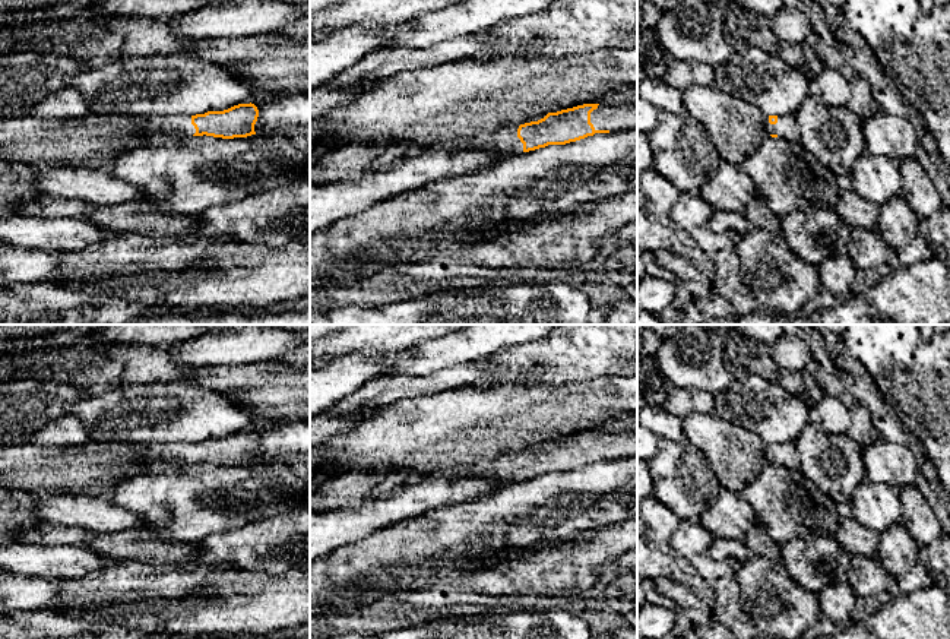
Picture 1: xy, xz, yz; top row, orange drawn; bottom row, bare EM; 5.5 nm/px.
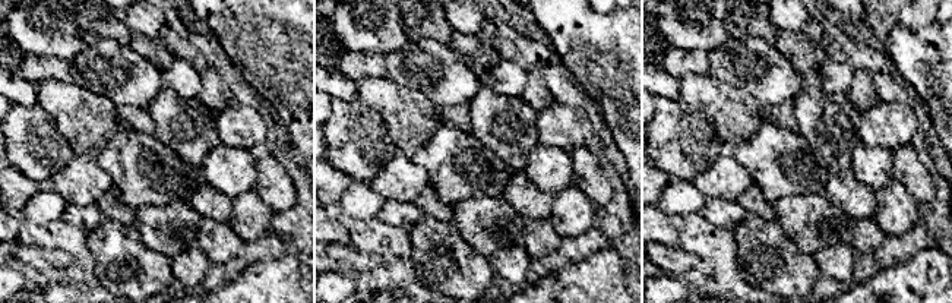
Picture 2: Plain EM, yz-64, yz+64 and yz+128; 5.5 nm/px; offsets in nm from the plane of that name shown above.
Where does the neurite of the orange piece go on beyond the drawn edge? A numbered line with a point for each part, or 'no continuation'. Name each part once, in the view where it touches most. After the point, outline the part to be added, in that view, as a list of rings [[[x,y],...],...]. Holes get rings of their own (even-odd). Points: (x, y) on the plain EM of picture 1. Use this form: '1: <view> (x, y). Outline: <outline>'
1: xz (613, 445). Outline: [[[637,430],[599,431],[590,440],[595,458],[617,459],[637,452]]]
2: xz (506, 468). Outline: [[[513,452],[510,455],[503,455],[491,462],[481,464],[474,468],[463,468],[463,469],[441,469],[434,472],[434,475],[441,478],[453,478],[457,475],[490,475],[495,474],[500,480],[500,488],[504,485],[512,485],[523,481],[523,471],[517,465],[519,452]]]

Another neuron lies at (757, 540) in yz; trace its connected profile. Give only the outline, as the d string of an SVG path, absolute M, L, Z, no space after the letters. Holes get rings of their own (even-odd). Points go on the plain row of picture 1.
M757 522L751 525L742 540L753 554L763 556L773 562L782 559L780 544L778 544L764 529L764 526Z

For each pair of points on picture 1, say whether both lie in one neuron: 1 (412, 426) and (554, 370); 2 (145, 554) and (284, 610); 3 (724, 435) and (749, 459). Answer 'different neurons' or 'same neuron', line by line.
1: different neurons
2: different neurons
3: same neuron

